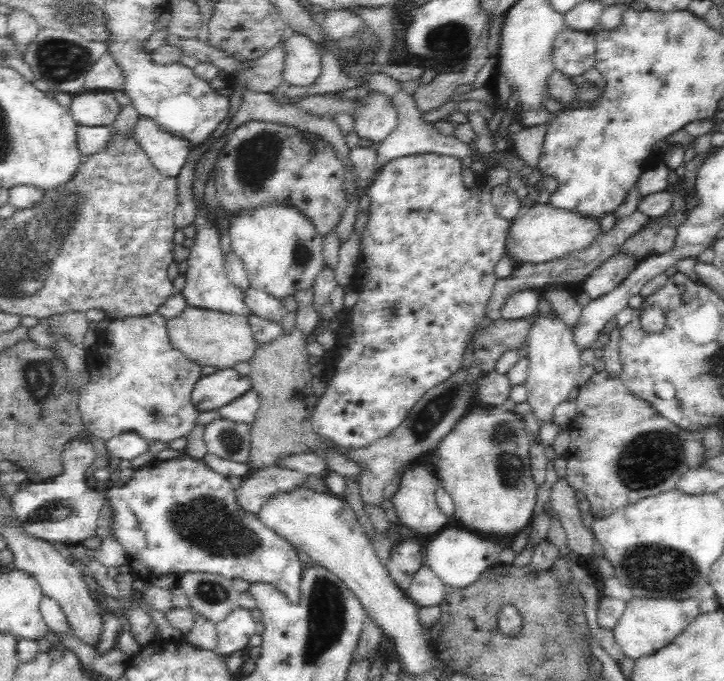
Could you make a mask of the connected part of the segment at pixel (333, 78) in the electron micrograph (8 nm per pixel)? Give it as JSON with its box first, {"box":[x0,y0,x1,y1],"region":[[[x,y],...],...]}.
{"box":[274,52,365,96],"region":[[[327,52],[321,53],[321,76],[319,80],[310,87],[292,87],[286,84],[274,91],[287,96],[308,96],[308,94],[336,94],[342,90],[348,90],[360,85],[365,85],[362,81],[352,79],[342,74],[339,61]]]}

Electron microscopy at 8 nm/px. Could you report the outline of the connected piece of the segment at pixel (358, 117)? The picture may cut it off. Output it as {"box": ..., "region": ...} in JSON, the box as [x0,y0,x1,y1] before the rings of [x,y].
{"box":[354,92,398,145],"region":[[[378,92],[368,93],[365,100],[354,116],[355,133],[376,145],[396,129],[398,114],[390,99]]]}

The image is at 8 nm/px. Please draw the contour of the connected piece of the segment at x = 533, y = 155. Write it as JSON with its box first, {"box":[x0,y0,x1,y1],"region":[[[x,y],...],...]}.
{"box":[510,124,548,174],"region":[[[542,124],[541,126],[530,127],[518,133],[513,130],[510,145],[514,147],[516,157],[522,159],[525,162],[525,166],[530,166],[534,170],[534,174],[537,171],[536,166],[542,150],[546,128],[548,128],[548,125]]]}

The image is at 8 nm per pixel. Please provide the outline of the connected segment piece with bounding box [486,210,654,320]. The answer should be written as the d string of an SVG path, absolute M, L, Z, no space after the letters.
M636 210L632 214L618 217L614 226L605 232L605 234L602 234L602 236L598 236L598 240L590 248L586 248L586 250L576 250L572 254L566 254L564 258L558 258L558 260L550 260L550 262L542 262L540 264L532 264L530 262L520 263L520 266L513 268L509 276L497 279L494 283L491 296L486 304L486 316L498 320L501 317L502 306L504 306L506 298L523 288L541 287L546 289L552 286L567 287L582 282L602 262L606 262L610 256L613 256L620 246L620 243L624 242L626 237L634 231L638 232L638 229L648 219L654 218L648 218Z

